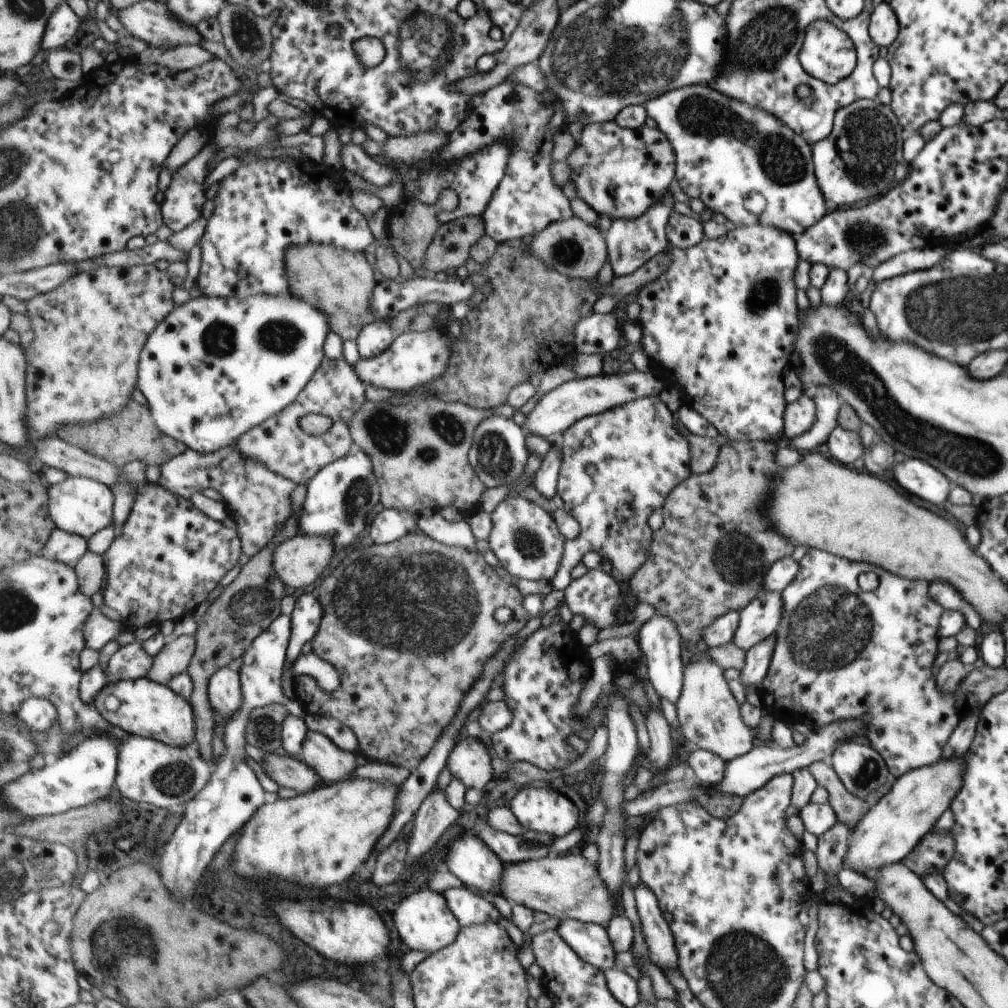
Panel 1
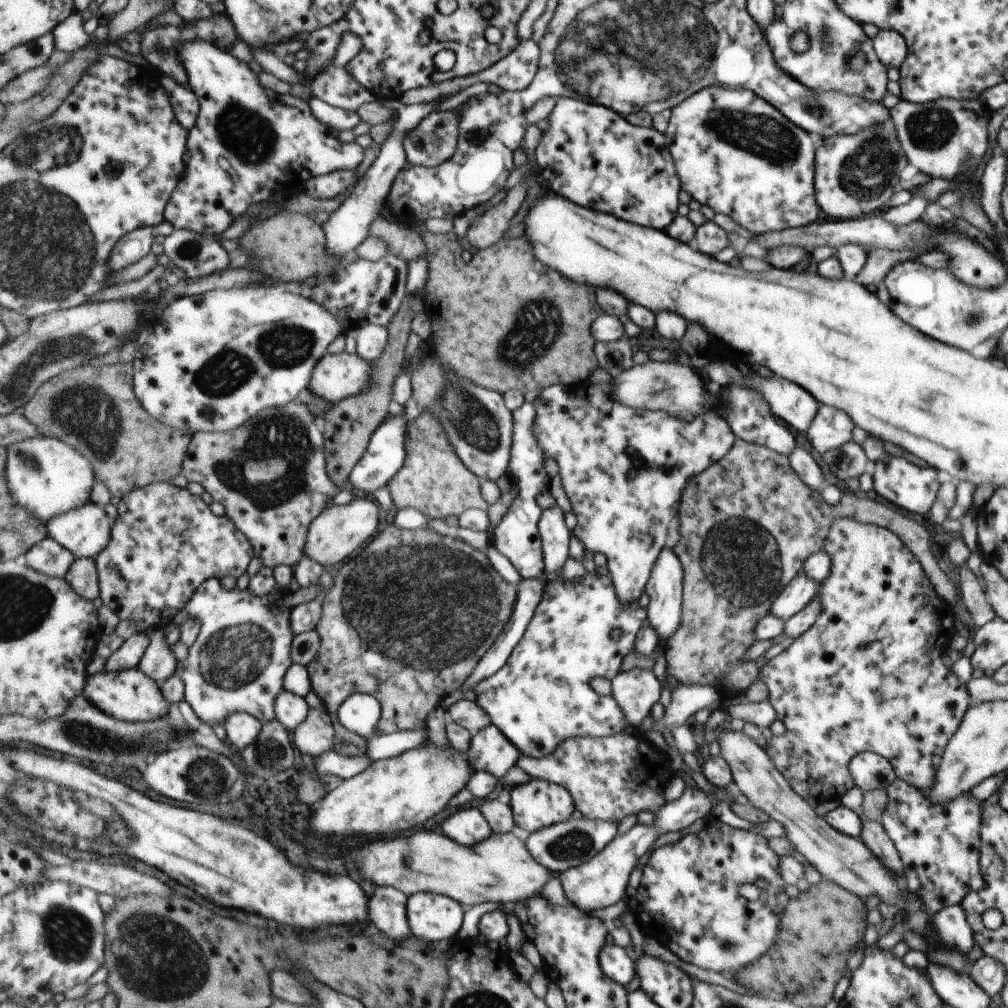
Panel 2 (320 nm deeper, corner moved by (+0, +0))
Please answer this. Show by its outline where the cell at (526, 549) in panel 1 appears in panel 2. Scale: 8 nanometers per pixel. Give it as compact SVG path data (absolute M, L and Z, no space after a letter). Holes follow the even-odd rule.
M525 403L513 411L513 442L511 442L511 458L509 458L508 476L518 488L518 496L511 504L509 512L501 518L501 524L495 528L490 540L494 546L513 562L523 579L535 579L544 575L544 542L540 536L540 521L544 515L541 506L537 504L537 496L545 493L550 480L547 478L547 460L549 456L541 448L537 434L533 430L537 412L534 403Z

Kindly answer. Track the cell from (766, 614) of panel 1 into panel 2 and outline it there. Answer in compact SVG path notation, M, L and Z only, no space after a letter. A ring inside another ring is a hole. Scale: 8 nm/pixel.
M800 572L773 602L769 613L784 622L802 611L815 597L819 584Z

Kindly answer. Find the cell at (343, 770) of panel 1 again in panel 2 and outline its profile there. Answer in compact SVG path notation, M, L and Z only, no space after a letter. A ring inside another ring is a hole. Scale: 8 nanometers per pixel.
M324 704L311 707L305 722L294 730L296 748L314 759L331 751L335 742L336 730Z

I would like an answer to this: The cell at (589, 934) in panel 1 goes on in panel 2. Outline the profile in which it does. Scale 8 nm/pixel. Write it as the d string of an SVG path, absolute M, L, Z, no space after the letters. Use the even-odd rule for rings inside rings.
M605 944L599 958L601 968L608 978L622 986L631 984L637 974L636 962L629 958L625 948L617 944Z

